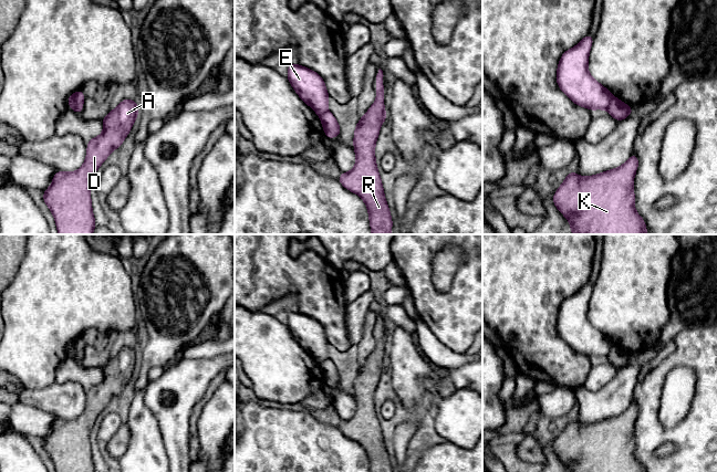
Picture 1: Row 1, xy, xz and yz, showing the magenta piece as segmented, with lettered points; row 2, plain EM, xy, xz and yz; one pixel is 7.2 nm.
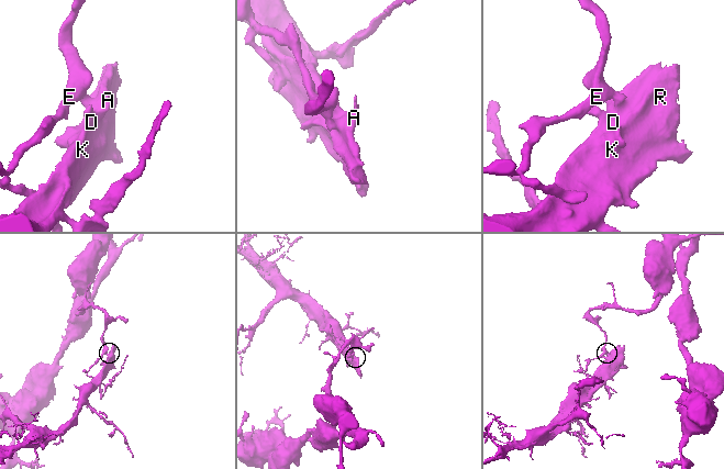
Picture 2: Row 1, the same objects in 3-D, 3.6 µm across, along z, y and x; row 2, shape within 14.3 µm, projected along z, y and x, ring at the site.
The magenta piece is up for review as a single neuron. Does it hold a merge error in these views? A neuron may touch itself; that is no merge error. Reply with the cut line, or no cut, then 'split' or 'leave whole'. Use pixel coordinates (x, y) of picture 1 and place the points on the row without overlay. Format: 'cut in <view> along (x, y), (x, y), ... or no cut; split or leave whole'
cut in yz along (613, 344), (606, 356); split

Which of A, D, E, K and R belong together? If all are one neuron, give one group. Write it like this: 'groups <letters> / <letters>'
groups A D K R / E

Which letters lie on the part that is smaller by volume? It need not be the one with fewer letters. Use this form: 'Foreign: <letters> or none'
Foreign: A, D, K, R

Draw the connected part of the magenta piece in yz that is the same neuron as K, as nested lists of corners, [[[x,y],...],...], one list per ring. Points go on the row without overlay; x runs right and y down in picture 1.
[[[633,400],[622,413],[589,424],[569,419],[565,428],[553,442],[553,452],[570,472],[645,472],[635,459],[633,429],[638,405]]]

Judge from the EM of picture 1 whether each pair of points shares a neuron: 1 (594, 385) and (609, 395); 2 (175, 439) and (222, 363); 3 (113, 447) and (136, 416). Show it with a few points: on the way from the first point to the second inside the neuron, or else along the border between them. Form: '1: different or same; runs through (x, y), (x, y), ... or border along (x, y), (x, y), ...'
1: different; border along (619, 370), (596, 390), (588, 390), (583, 386)
2: same; runs through (175, 419), (175, 406), (203, 377)
3: different; border along (124, 422), (130, 432), (128, 446), (125, 452)

